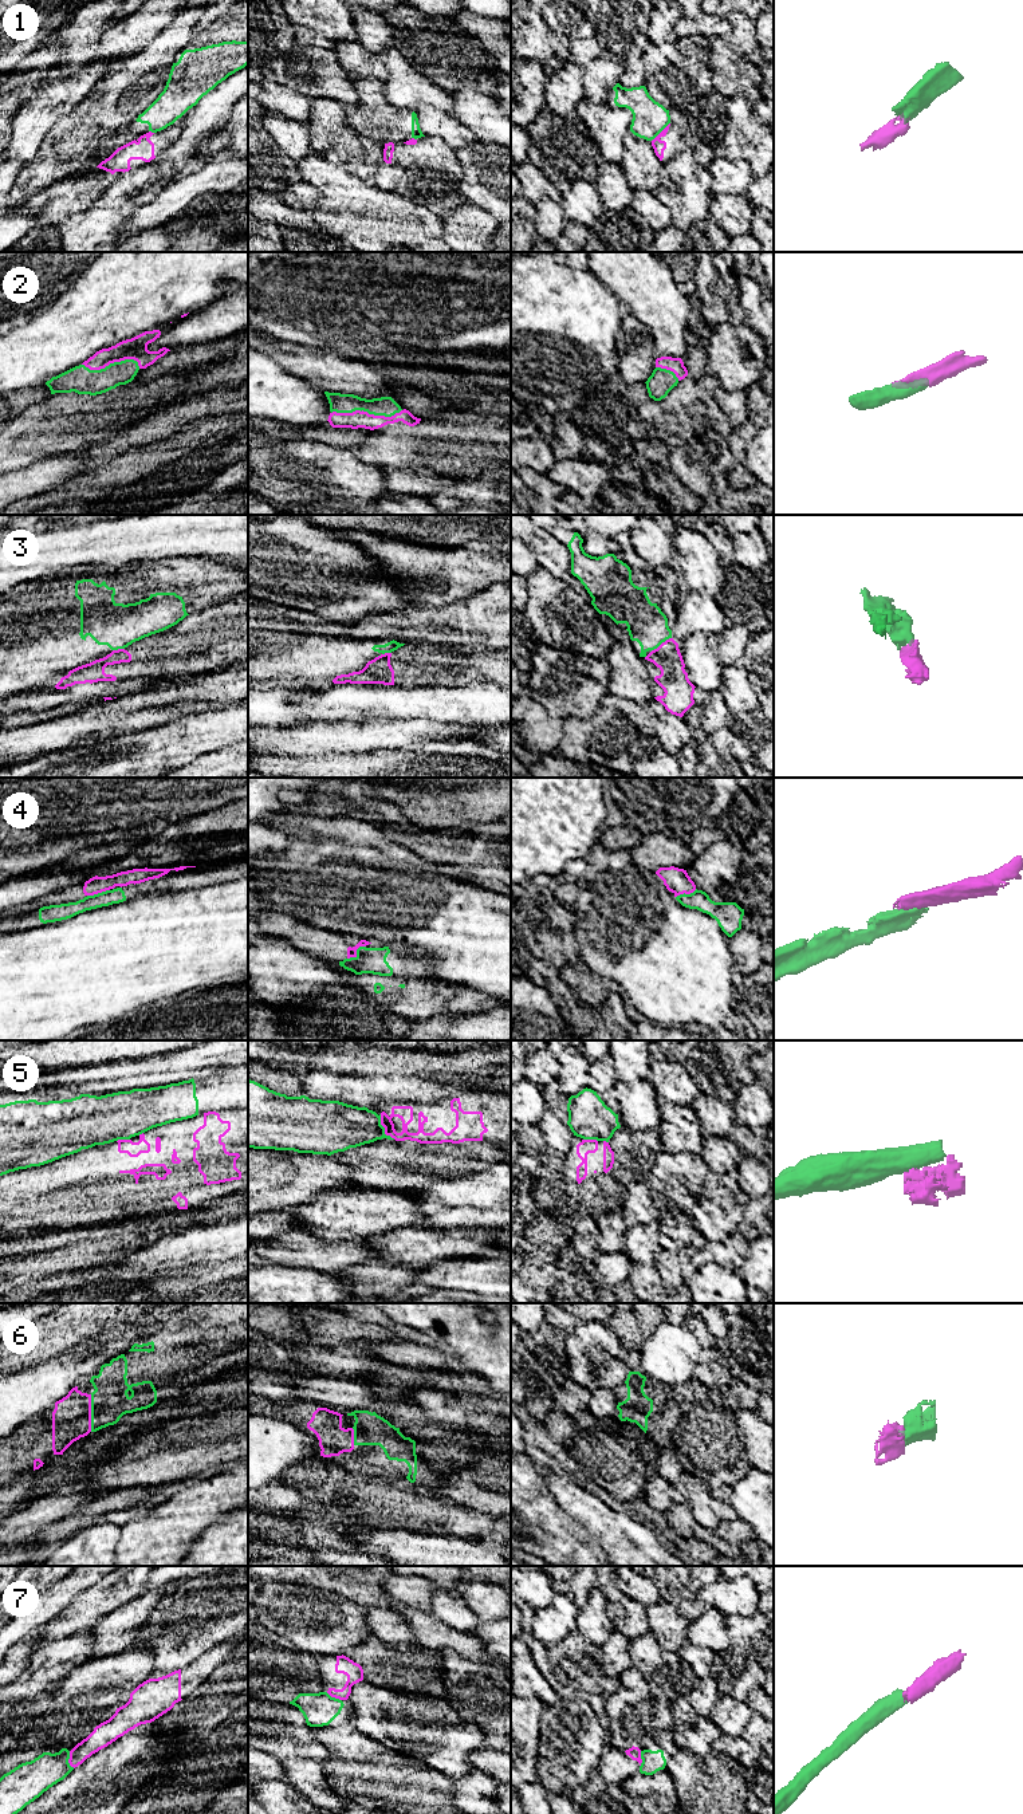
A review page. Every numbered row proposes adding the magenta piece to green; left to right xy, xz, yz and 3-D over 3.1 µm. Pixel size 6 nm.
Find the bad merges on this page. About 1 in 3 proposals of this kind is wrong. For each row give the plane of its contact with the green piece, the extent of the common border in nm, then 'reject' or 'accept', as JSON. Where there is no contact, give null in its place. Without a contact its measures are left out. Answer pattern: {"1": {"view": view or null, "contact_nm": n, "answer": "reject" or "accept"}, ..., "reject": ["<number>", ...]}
{"1": {"view": "yz", "contact_nm": 150, "answer": "reject"}, "2": {"view": "xz", "contact_nm": 420, "answer": "accept"}, "3": {"view": "yz", "contact_nm": 160, "answer": "reject"}, "4": {"view": "xz", "contact_nm": 140, "answer": "reject"}, "5": {"view": "xz", "contact_nm": 180, "answer": "reject"}, "6": {"view": "xy", "contact_nm": 220, "answer": "accept"}, "7": {"view": "xy", "contact_nm": 110, "answer": "reject"}, "reject": ["1", "3", "4", "5", "7"]}

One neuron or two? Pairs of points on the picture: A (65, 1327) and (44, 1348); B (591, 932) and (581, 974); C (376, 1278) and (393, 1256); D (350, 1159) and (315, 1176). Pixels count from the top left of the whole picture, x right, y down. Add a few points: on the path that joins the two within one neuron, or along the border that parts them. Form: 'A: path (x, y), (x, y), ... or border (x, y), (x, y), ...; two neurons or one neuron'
A: path (59, 1333), (50, 1342); one neuron
B: border (579, 964), (597, 976); two neurons
C: border (376, 1259), (384, 1263), (409, 1264); two neurons
D: border (330, 1156), (342, 1161), (350, 1169), (351, 1176); two neurons

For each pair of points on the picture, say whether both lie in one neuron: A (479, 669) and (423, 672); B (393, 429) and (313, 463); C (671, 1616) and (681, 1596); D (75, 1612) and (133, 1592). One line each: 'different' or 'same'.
A: same
B: different
C: different
D: same

